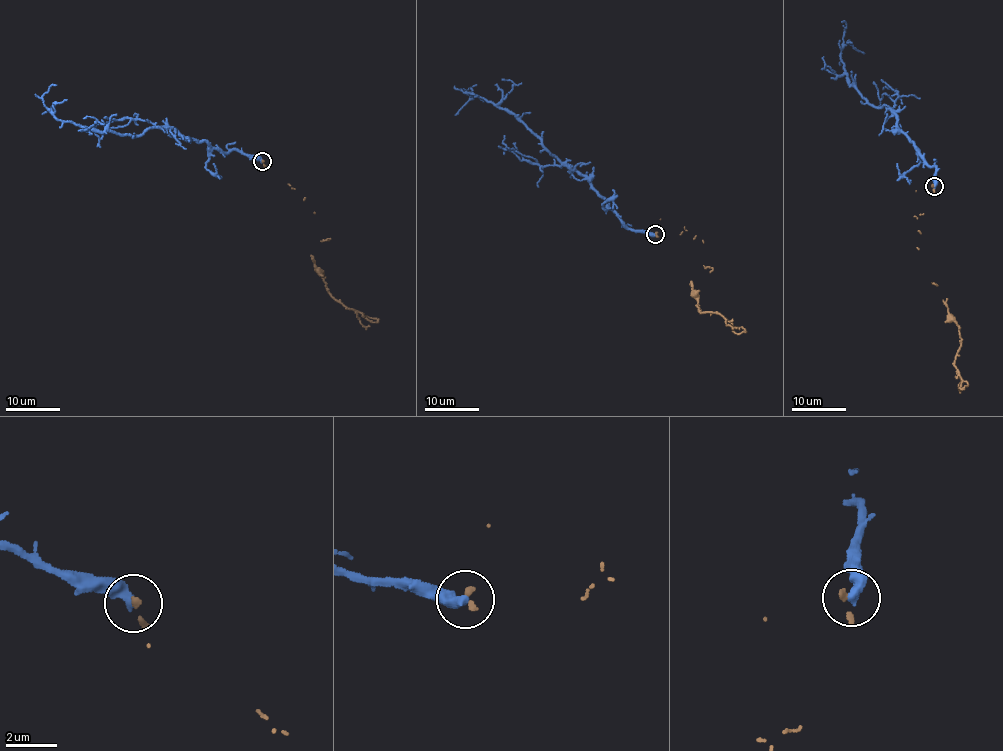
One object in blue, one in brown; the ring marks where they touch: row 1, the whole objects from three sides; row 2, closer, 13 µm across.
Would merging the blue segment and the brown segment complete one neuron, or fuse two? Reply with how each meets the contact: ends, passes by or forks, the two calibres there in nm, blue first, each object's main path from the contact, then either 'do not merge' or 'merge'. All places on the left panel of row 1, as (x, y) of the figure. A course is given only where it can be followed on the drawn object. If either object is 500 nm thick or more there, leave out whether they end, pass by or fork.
blue ends | brown ends | 420/180 nm | blue via (262, 162), (170, 128), (134, 137), (58, 119), (42, 101), (56, 85) | brown via (262, 162), (304, 197), (322, 241), (311, 259), (322, 275), (327, 291), (348, 308), (367, 317), (379, 318) | do not merge

